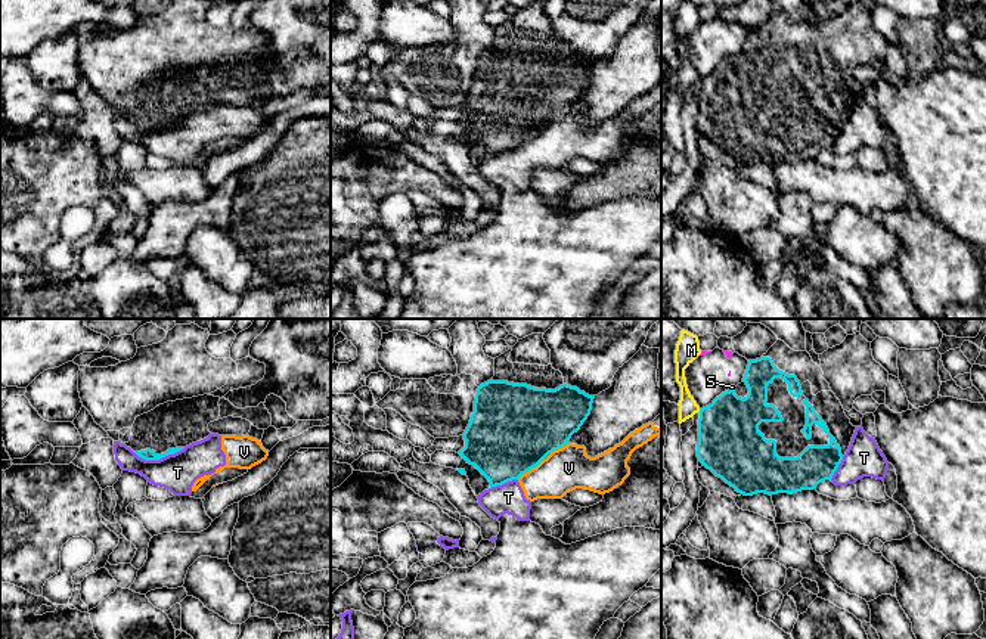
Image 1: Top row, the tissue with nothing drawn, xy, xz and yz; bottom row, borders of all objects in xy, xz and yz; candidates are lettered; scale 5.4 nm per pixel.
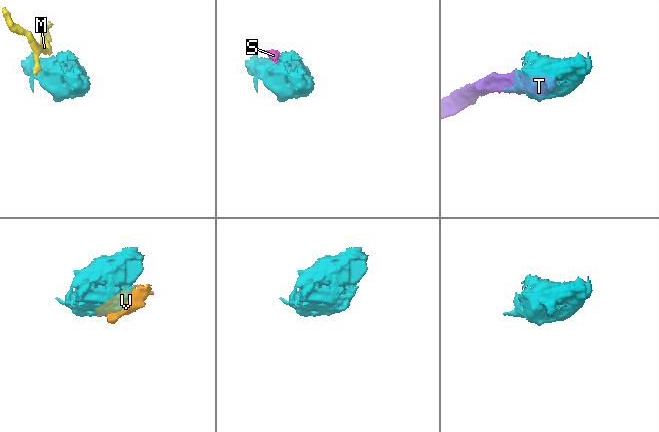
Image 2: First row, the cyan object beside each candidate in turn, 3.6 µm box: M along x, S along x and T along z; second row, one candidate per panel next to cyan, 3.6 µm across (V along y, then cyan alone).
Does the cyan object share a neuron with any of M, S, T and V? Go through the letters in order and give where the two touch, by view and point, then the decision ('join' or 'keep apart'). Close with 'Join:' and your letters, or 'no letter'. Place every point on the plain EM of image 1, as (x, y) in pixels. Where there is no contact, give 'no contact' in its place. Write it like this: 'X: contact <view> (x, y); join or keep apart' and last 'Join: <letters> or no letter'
M: contact yz (700, 80); keep apart
S: contact yz (729, 59); keep apart
T: contact xy (158, 129); keep apart
V: contact xz (530, 137); keep apart
Join: no letter

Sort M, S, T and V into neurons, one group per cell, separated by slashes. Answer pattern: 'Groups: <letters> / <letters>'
Groups: M / S / T V

